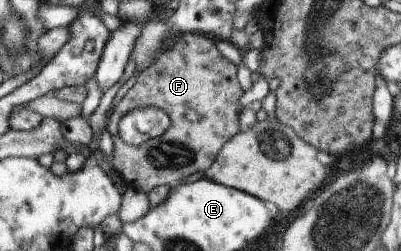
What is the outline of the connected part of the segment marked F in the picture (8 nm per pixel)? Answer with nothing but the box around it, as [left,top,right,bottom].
[106,34,244,194]

